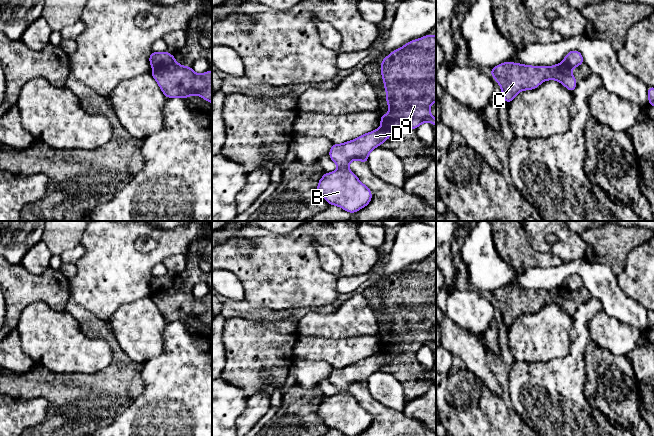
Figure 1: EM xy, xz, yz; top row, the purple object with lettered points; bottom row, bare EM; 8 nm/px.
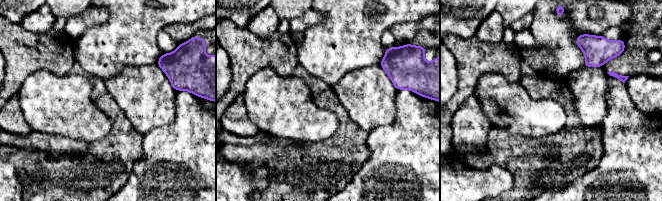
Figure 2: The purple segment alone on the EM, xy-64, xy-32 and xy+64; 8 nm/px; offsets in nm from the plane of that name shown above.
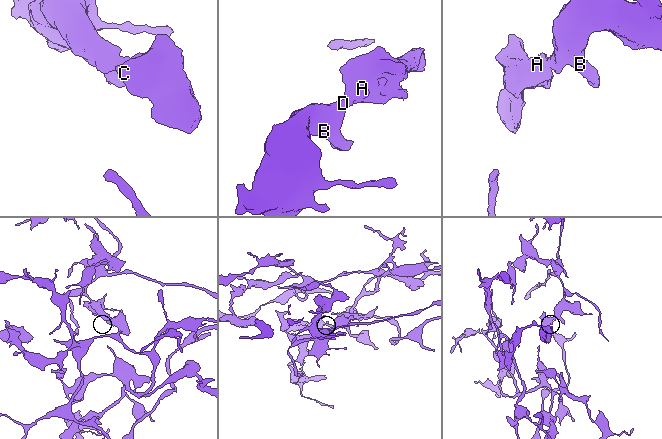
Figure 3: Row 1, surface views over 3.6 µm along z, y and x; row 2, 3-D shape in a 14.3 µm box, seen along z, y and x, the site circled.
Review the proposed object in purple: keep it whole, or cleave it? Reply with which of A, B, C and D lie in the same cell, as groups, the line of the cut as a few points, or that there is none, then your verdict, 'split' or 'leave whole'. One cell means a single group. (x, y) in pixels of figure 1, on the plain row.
A C / B D | xy (174, 281), (169, 287), (153, 293) | split

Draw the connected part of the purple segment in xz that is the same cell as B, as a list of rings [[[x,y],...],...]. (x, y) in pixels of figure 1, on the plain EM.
[[[381,351],[355,364],[332,368],[329,381],[338,389],[338,393],[331,397],[324,396],[318,406],[317,417],[330,429],[339,430],[347,436],[357,436],[367,430],[372,423],[372,416],[348,393],[348,389],[353,384],[368,387],[369,377],[387,365],[393,356]]]

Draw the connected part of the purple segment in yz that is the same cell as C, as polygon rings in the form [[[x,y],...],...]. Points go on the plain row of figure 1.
[[[504,286],[489,295],[499,307],[503,323],[508,328],[520,315],[535,313],[546,304],[557,304],[570,316],[574,316],[578,307],[565,286],[551,291]]]

